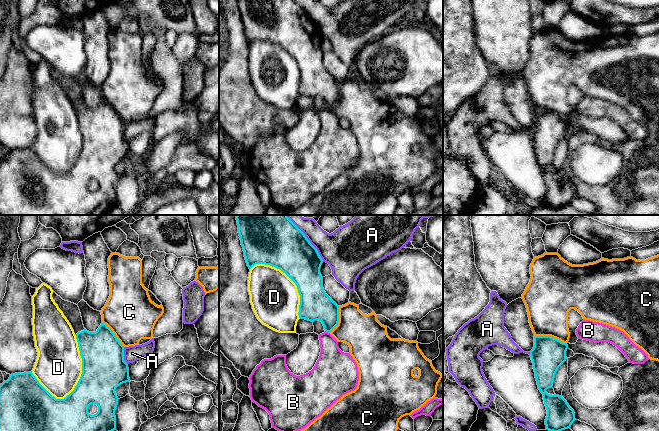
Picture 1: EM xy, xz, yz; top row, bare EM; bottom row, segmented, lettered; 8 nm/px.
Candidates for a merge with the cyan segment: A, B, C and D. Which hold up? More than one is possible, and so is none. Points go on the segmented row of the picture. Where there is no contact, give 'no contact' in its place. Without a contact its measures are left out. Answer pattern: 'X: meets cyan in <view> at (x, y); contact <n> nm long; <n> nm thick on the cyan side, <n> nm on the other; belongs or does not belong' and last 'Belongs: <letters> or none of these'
A: meets cyan in xz at (306, 238); contact 480 nm long; 400 nm thick on the cyan side, 260 nm on the other; does not belong
B: meets cyan in xz at (327, 331); contact 50 nm long; 240 nm thick on the cyan side, 220 nm on the other; does not belong
C: meets cyan in yz at (550, 336); contact 280 nm long; 280 nm thick on the cyan side, 340 nm on the other; does not belong
D: meets cyan in xy at (82, 371); contact 550 nm long; 360 nm thick on the cyan side, 380 nm on the other; does not belong
Belongs: none of these

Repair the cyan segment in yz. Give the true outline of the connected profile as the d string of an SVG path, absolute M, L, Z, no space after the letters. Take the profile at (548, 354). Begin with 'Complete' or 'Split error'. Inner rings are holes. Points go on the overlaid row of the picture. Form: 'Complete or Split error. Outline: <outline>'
Complete. Outline: M534 336L534 347L530 351L538 389L543 394L547 410L546 429L562 431L576 420L574 410L559 395L546 392L552 388L558 368L566 361L568 345L551 336Z

